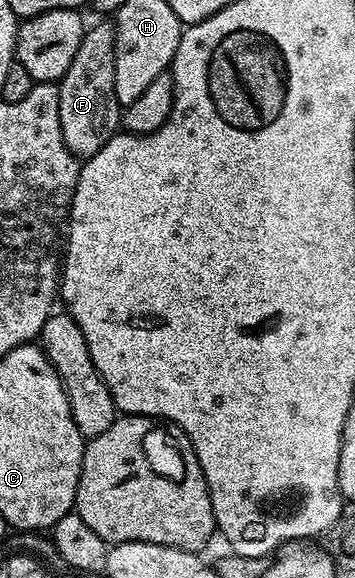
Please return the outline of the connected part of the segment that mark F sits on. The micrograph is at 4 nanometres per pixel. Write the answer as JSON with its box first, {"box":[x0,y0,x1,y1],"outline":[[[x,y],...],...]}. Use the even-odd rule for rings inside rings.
{"box":[57,19,123,158],"outline":[[[108,19],[98,21],[98,24],[88,25],[85,37],[79,42],[79,50],[75,50],[75,58],[71,58],[71,66],[67,66],[67,74],[63,74],[57,84],[63,142],[67,142],[67,150],[78,158],[88,158],[103,150],[122,127],[123,108],[117,103],[115,94],[117,30]]]}

